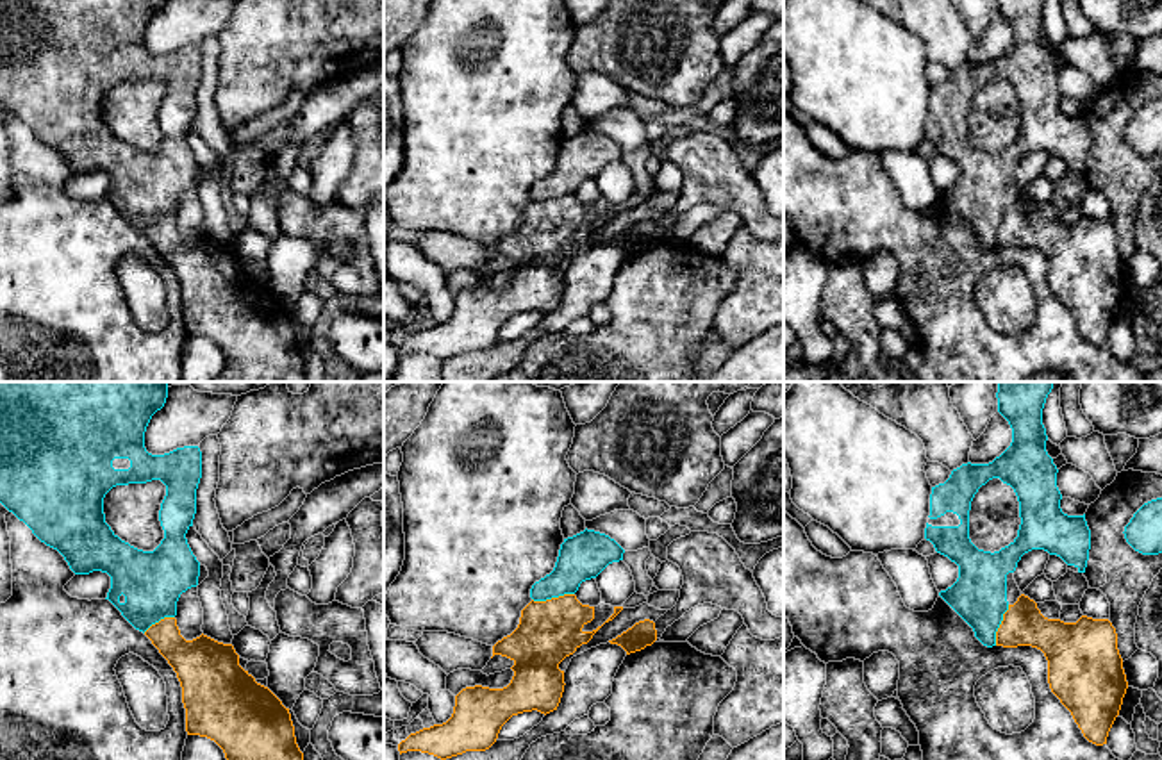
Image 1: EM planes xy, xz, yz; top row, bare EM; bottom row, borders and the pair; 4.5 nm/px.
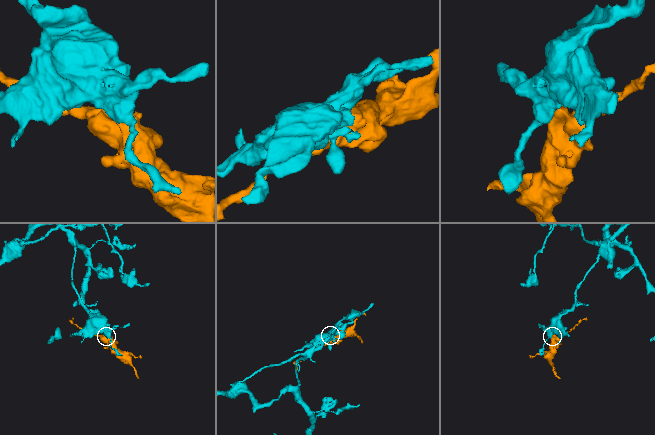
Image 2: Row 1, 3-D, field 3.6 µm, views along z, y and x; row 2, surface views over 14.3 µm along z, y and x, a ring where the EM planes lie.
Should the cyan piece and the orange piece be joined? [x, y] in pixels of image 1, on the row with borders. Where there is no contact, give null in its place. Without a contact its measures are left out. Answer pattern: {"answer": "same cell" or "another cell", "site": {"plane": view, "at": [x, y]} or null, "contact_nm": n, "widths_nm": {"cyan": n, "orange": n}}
{"answer": "same cell", "site": {"plane": "xz", "at": [552, 596]}, "contact_nm": 190, "widths_nm": {"cyan": 200, "orange": 280}}

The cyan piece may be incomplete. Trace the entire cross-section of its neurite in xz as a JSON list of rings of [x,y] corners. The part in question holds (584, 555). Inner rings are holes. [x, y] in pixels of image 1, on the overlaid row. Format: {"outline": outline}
{"outline": [[[587,528],[564,539],[553,571],[532,585],[532,601],[521,610],[518,628],[493,646],[493,657],[514,662],[510,683],[503,689],[462,689],[452,717],[411,733],[398,744],[400,755],[421,751],[446,760],[486,751],[512,715],[557,710],[566,685],[559,664],[602,628],[582,630],[594,619],[594,607],[582,605],[575,592],[582,582],[623,560],[623,553],[614,539]]]}

